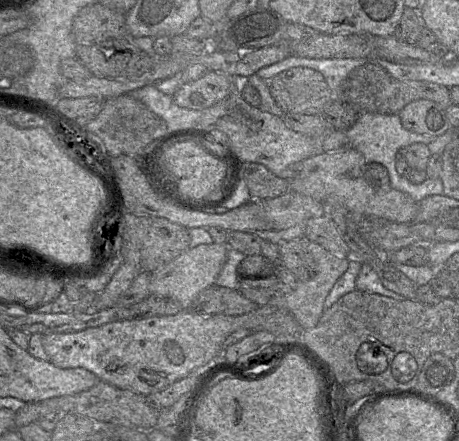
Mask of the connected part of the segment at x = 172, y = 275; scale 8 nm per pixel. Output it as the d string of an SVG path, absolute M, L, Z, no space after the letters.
M201 244L189 248L165 264L157 271L151 273L149 295L158 295L175 299L182 305L183 310L190 308L193 300L205 289L214 285L227 256L226 244Z

